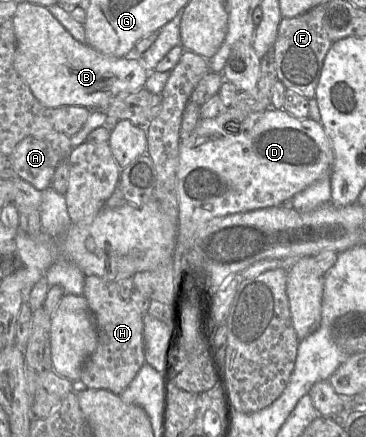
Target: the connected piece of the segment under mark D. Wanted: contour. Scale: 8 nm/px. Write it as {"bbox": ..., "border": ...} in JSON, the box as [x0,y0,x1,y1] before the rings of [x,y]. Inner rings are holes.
{"bbox":[173,107,333,264],"border":[[[228,107],[225,109],[224,112],[220,113],[214,118],[200,118],[192,134],[187,139],[181,140],[179,145],[179,164],[177,170],[179,215],[178,234],[175,249],[173,252],[174,260],[177,260],[177,256],[179,257],[179,259],[182,259],[182,256],[185,255],[185,259],[188,264],[188,254],[190,253],[191,245],[193,244],[193,233],[201,226],[203,226],[206,222],[217,217],[222,217],[237,212],[244,212],[259,208],[288,204],[290,199],[296,193],[304,190],[306,187],[319,180],[320,178],[329,176],[333,161],[333,148],[323,125],[321,124],[321,122],[315,121],[310,117],[298,119],[290,115],[282,108],[275,109],[269,107],[263,111],[248,113],[241,109]]]}

